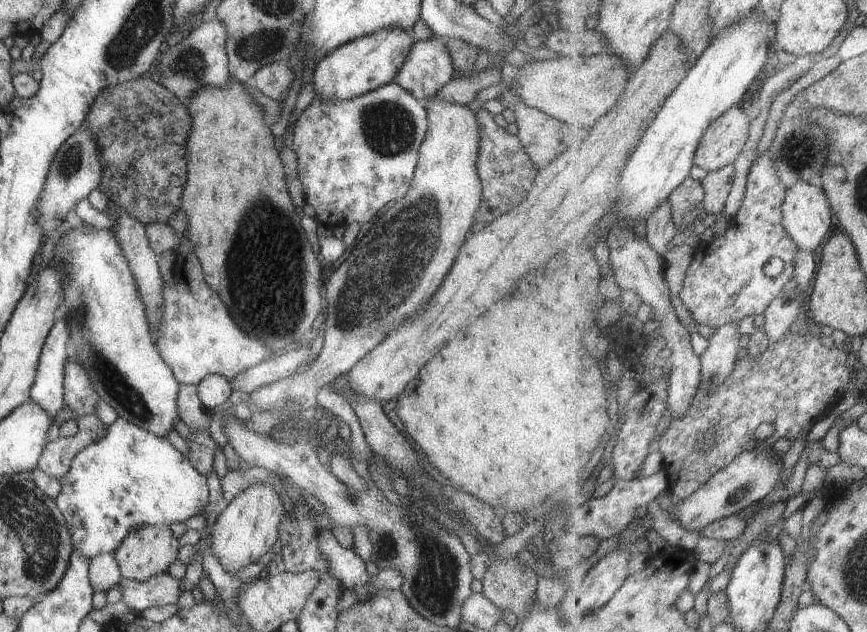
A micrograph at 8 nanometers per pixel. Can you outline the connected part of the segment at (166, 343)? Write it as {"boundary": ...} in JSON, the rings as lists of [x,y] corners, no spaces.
{"boundary":[[[181,262],[181,270],[177,270],[177,274],[172,274],[172,277],[171,283],[162,283],[162,317],[155,334],[155,346],[178,384],[197,385],[203,376],[211,373],[221,374],[230,381],[244,370],[273,356],[272,350],[262,340],[248,335],[231,318],[217,293],[201,278],[197,262],[189,262],[189,266]]]}

